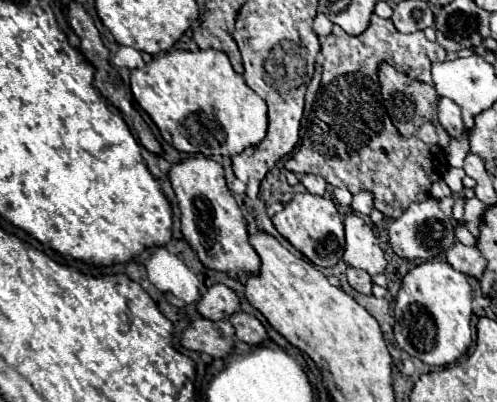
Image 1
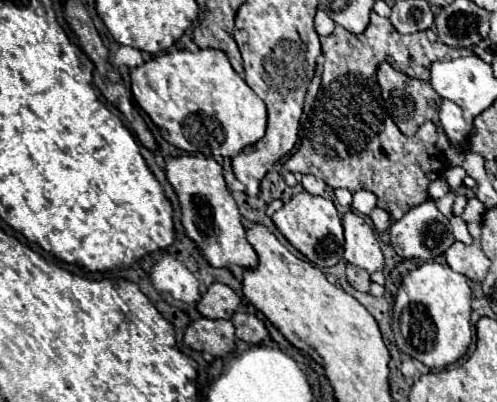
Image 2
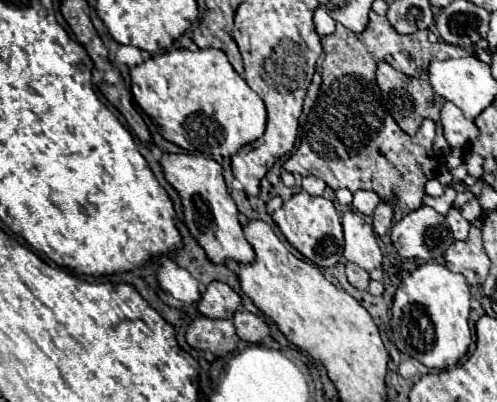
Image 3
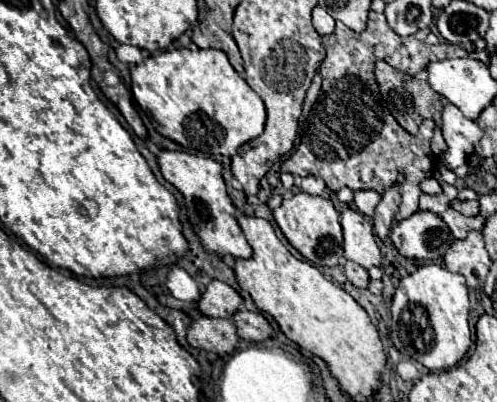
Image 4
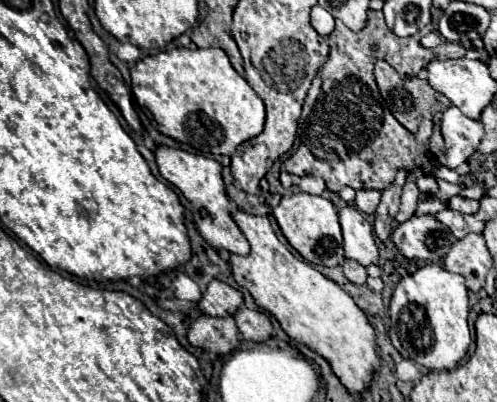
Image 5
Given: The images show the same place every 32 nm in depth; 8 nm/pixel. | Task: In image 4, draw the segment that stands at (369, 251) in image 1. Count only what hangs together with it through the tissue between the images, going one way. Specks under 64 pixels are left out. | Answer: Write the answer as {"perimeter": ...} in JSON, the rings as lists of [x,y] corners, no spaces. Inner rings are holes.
{"perimeter":[[[346,208],[342,212],[340,224],[344,230],[344,258],[360,264],[366,270],[380,266],[382,254],[376,244],[372,224],[352,208]]]}

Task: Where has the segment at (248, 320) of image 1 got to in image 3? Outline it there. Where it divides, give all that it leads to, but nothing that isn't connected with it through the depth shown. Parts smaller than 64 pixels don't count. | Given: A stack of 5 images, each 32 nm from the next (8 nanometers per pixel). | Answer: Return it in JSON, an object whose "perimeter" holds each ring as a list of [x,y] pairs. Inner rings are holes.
{"perimeter":[[[246,310],[236,312],[234,318],[232,318],[232,322],[236,326],[238,338],[244,340],[244,342],[260,344],[270,334],[270,328],[266,326],[266,322],[262,318],[258,318],[256,314],[250,314]]]}

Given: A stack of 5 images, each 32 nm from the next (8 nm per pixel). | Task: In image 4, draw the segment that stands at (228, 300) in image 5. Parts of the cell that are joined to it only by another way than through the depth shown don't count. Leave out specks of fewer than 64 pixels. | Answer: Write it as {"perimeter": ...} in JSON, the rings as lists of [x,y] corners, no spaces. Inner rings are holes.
{"perimeter":[[[212,280],[198,302],[200,312],[210,318],[232,318],[240,306],[242,296],[220,280]]]}

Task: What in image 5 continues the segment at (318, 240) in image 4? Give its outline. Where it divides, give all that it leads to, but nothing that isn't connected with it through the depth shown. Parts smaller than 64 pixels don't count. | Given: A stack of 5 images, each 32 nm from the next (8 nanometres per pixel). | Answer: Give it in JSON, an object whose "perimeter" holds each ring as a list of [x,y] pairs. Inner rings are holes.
{"perimeter":[[[304,176],[300,182],[300,190],[302,192],[298,194],[282,198],[282,202],[274,208],[274,218],[282,234],[290,242],[290,246],[298,250],[298,254],[304,260],[312,264],[322,264],[322,266],[338,266],[344,260],[338,212],[330,200],[322,196],[312,196],[312,194],[322,194],[326,190],[326,184],[320,176]]]}

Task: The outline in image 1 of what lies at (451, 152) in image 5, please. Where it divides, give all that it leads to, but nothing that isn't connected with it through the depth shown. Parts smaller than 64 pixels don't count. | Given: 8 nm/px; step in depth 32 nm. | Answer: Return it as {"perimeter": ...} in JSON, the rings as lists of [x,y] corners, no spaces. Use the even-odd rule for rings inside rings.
{"perimeter":[[[444,96],[438,102],[438,122],[450,136],[458,136],[464,130],[464,124],[460,118],[460,106]]]}

